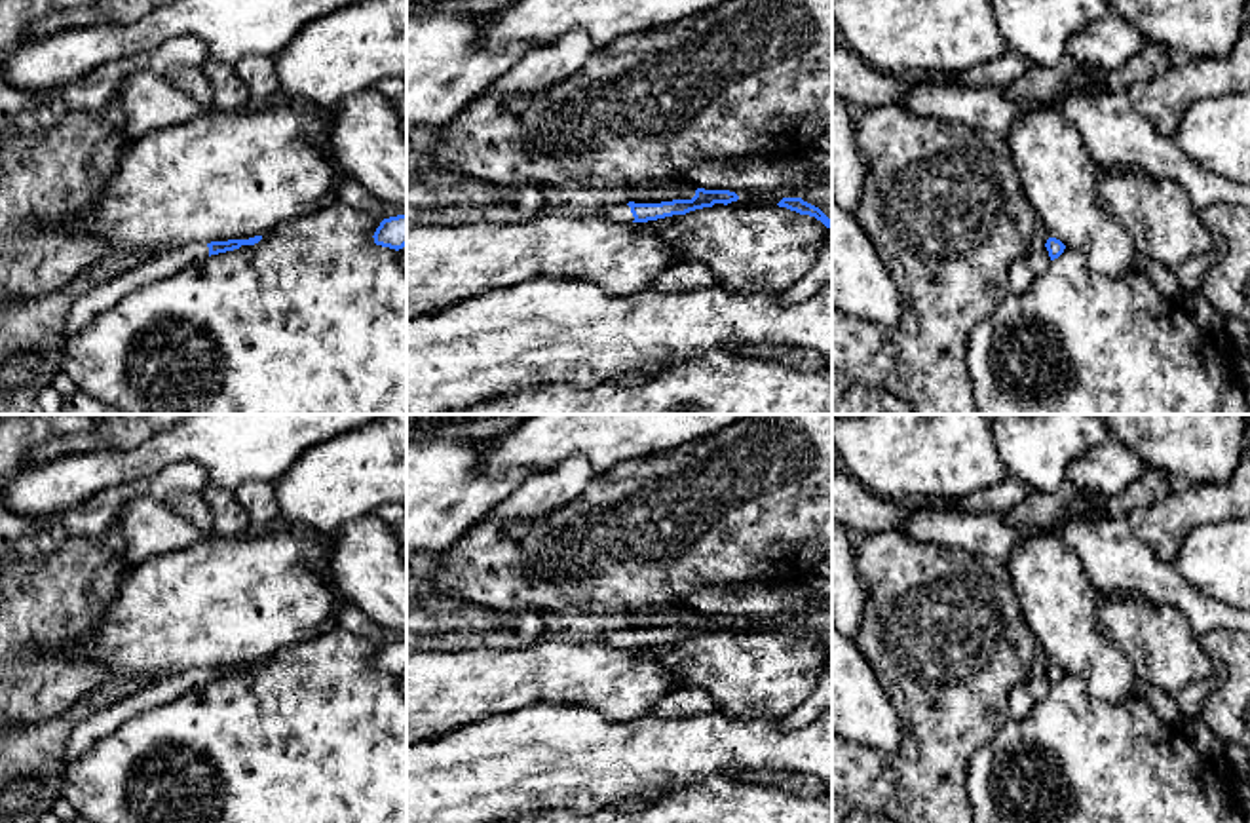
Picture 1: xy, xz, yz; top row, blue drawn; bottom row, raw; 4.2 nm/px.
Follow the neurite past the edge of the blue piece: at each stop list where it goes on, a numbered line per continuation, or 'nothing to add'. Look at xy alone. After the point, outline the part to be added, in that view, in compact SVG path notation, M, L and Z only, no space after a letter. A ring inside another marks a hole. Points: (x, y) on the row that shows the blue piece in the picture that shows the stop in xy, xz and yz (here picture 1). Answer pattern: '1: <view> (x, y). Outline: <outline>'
1: xy (101, 297). Outline: M192 243L177 251L167 251L154 258L146 258L141 266L123 272L122 276L95 285L84 297L80 297L68 310L66 323L61 331L63 348L66 340L82 331L95 316L112 308L131 291L154 283L161 278L175 274L179 268L199 262L209 257L207 243Z

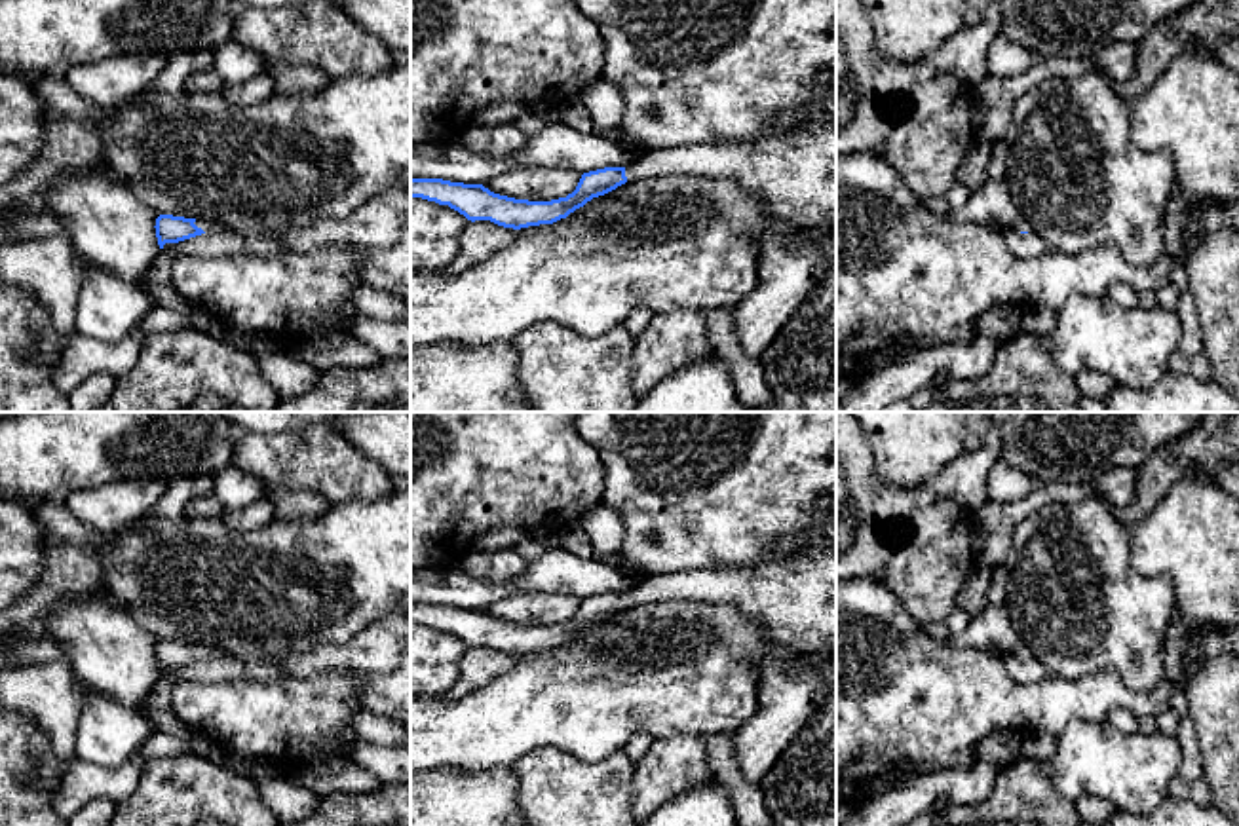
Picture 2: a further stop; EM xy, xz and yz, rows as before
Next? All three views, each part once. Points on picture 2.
1: xz (793, 171). Outline: M810 122L768 137L680 144L640 154L625 167L629 180L663 175L724 177L754 192L764 209L800 230L836 226L836 122Z

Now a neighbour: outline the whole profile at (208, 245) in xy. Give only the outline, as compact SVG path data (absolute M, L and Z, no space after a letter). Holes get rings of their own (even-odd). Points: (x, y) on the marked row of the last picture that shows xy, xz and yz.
M205 232L201 235L179 241L179 243L165 243L162 253L171 256L190 254L198 258L220 258L220 256L258 256L270 258L287 253L289 249L281 239L276 235L262 235L262 237L245 237L239 234L215 234Z

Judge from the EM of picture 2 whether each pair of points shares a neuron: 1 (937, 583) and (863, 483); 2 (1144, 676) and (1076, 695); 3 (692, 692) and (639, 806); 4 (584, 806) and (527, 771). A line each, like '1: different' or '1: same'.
1: same
2: different
3: different
4: same

